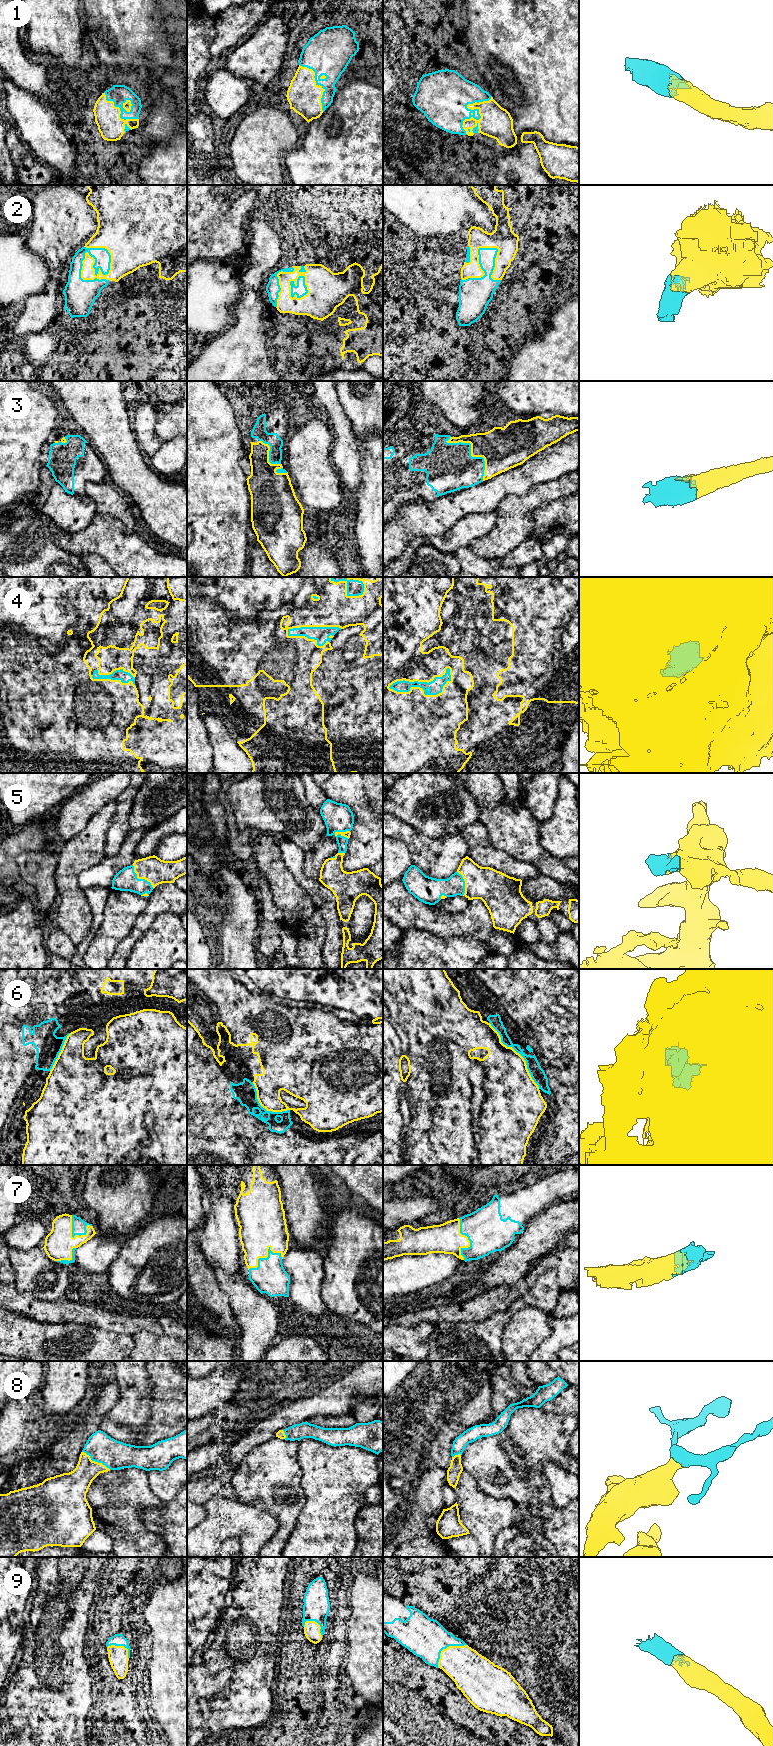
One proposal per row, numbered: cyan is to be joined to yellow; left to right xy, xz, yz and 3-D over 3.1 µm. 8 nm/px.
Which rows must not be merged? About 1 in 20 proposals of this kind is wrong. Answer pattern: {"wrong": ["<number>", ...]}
{"wrong": []}

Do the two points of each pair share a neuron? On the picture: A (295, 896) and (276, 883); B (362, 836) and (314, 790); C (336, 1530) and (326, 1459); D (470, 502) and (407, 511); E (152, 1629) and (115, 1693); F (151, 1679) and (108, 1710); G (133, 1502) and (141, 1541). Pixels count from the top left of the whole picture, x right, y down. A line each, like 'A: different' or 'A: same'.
A: same
B: different
C: same
D: same
E: same
F: different
G: same

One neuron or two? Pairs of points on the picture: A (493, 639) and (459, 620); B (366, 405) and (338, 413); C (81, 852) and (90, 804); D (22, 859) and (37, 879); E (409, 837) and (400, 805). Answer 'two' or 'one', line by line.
A: one
B: two
C: two
D: one
E: two

